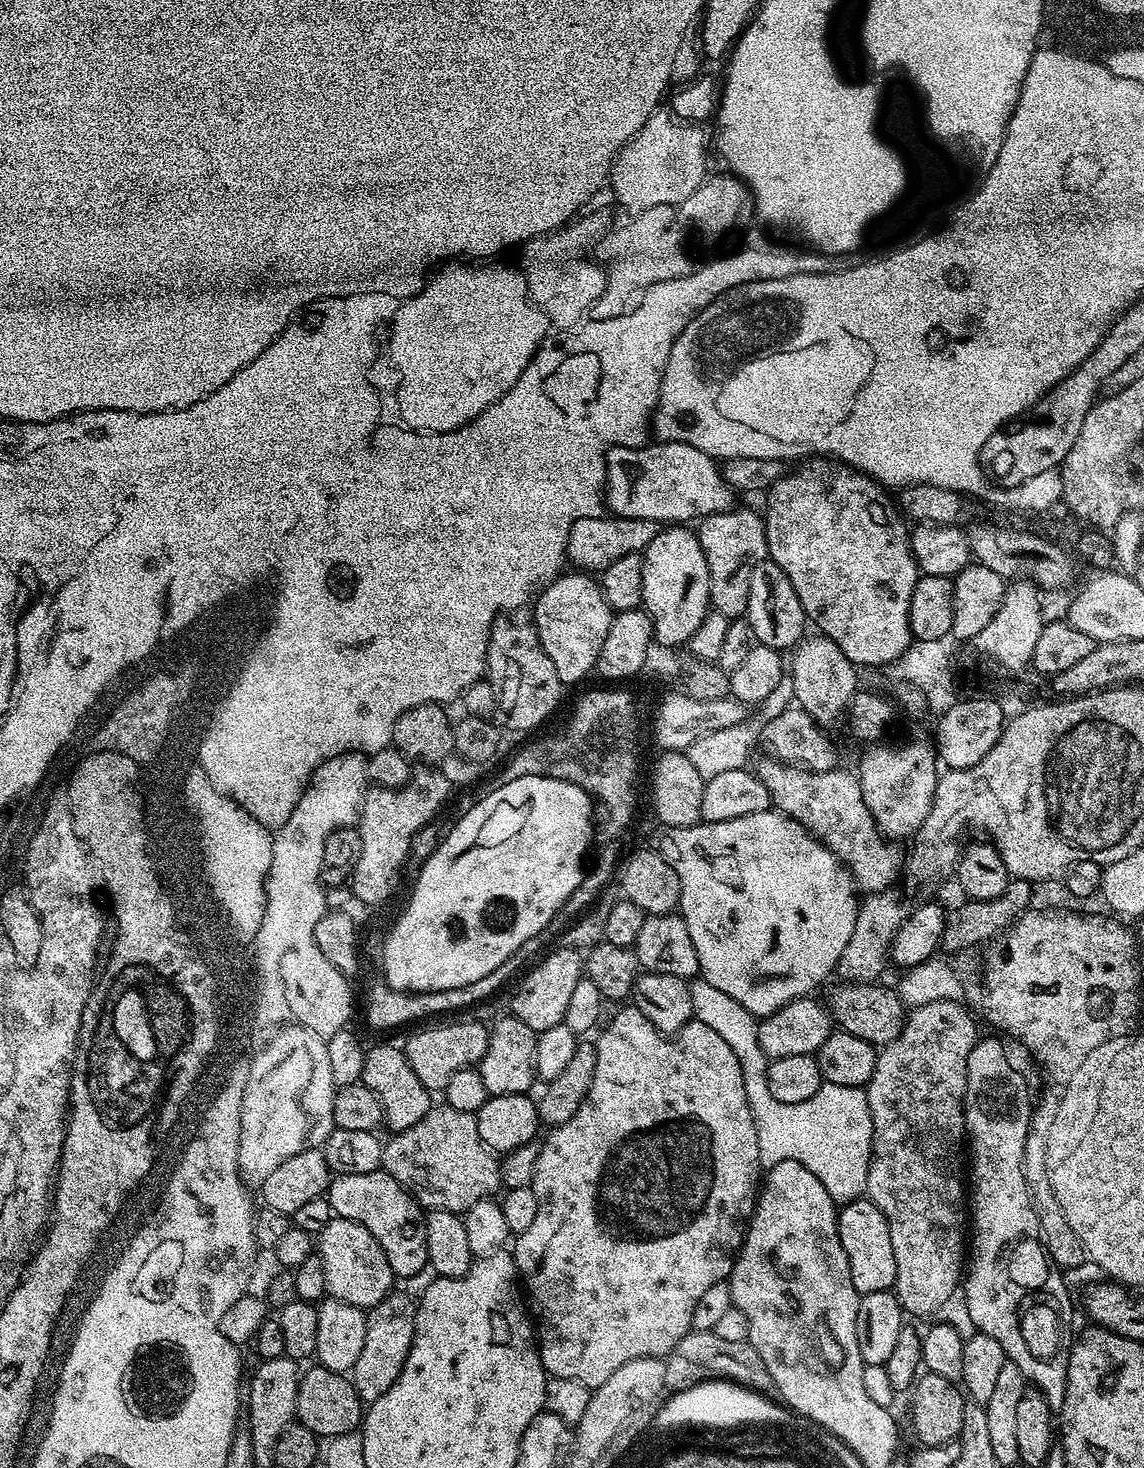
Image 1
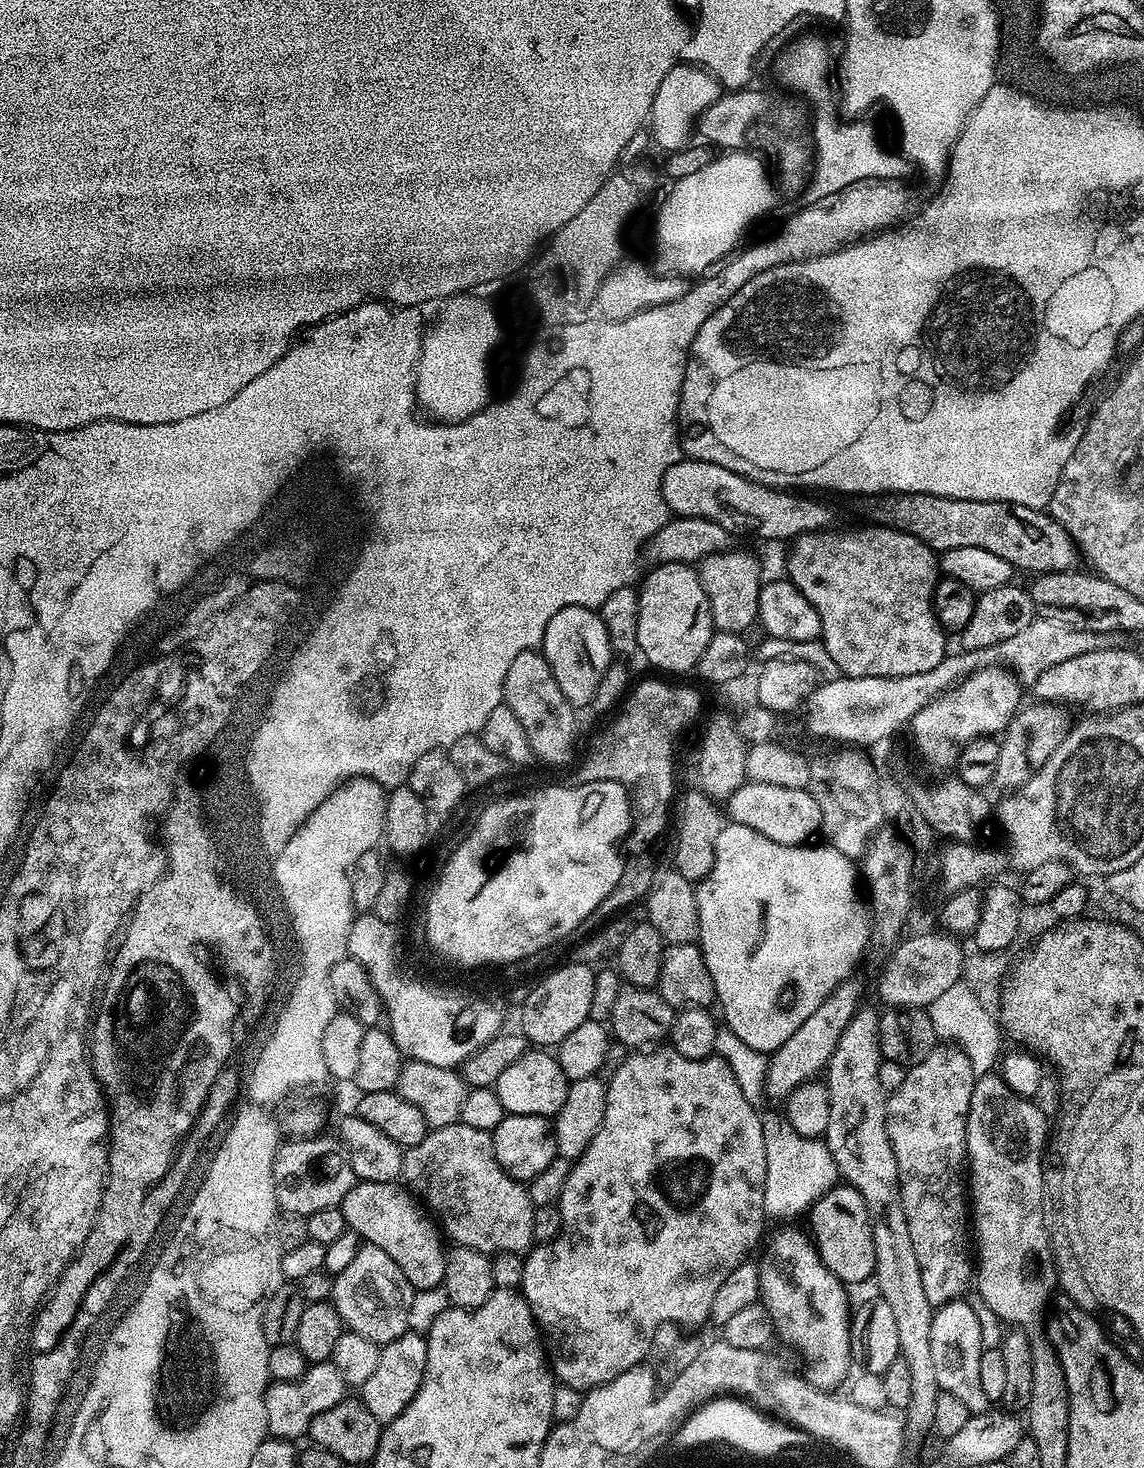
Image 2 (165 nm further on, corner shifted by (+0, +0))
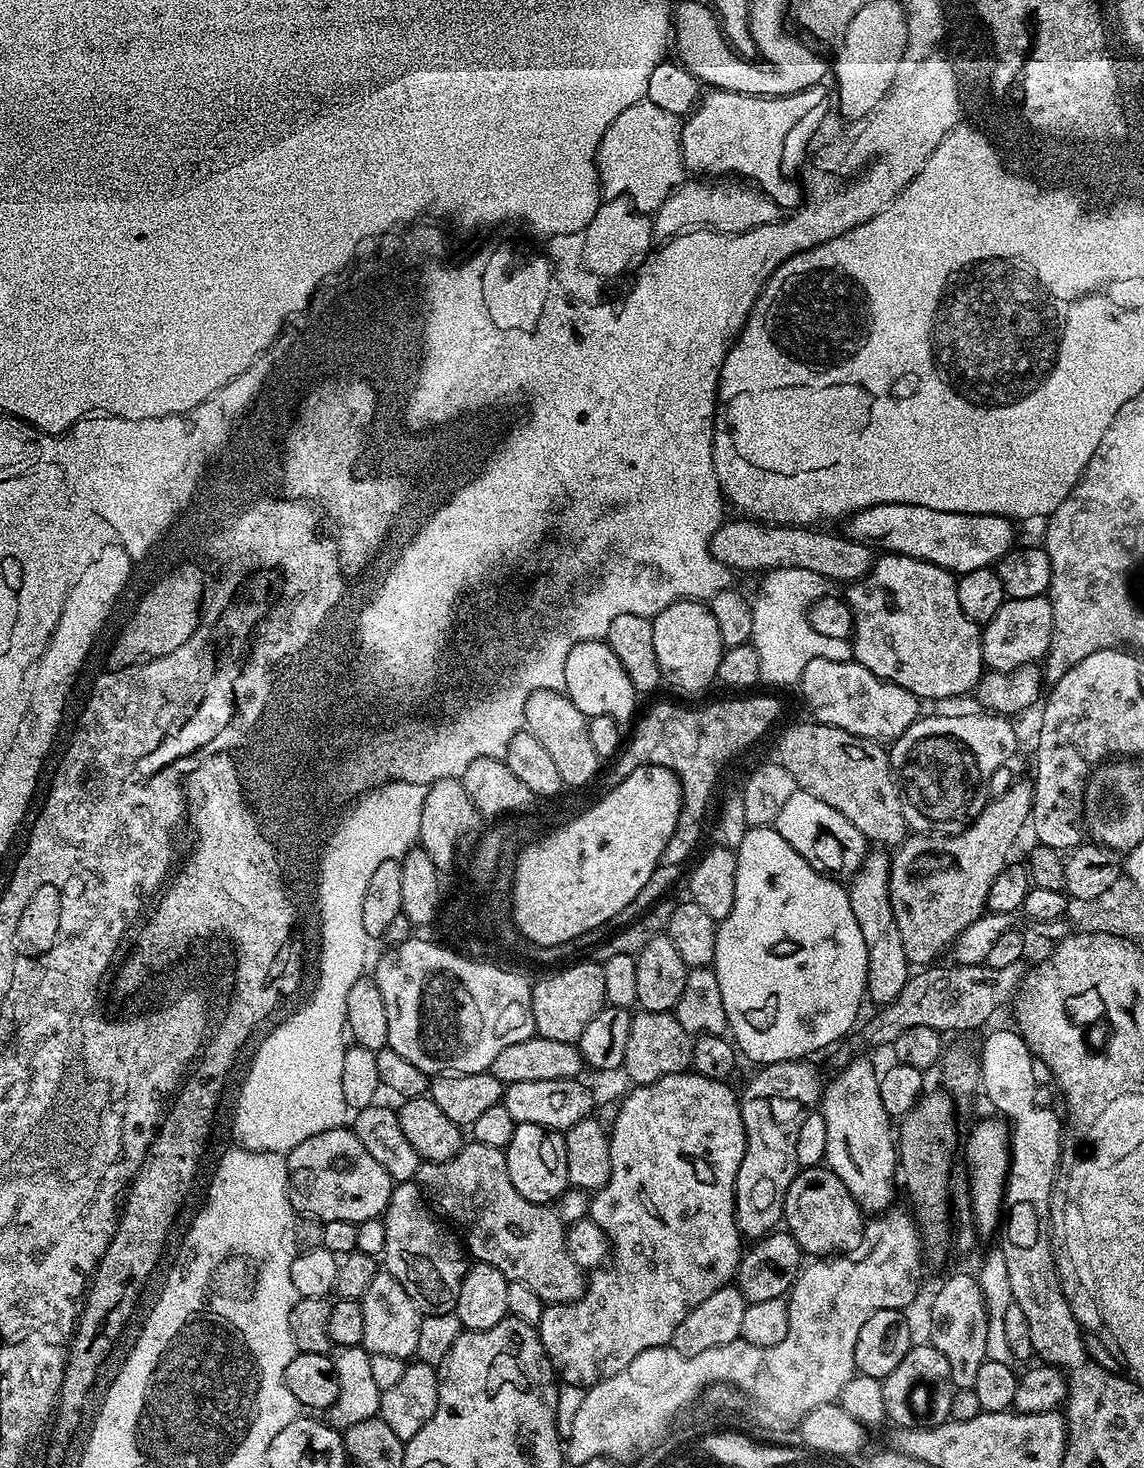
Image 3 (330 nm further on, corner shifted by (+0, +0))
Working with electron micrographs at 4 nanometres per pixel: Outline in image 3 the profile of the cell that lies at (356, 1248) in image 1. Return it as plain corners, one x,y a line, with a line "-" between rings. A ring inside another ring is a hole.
383,1270
377,1271
359,1301
362,1306
362,1347
365,1350
372,1356
390,1354
390,1358
402,1361
416,1356
422,1313
410,1294
402,1290
402,1282
398,1282
398,1278

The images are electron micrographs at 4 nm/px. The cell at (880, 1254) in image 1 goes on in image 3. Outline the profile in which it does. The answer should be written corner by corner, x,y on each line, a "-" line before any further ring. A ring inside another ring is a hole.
827,1166
815,1168
801,1168
797,1172
794,1182
790,1182
790,1190
786,1190
786,1202
784,1203
783,1227
798,1242
801,1253
812,1258
831,1258
841,1252
854,1250
864,1233
866,1223
865,1213
856,1205
856,1199
846,1190
842,1178
834,1174

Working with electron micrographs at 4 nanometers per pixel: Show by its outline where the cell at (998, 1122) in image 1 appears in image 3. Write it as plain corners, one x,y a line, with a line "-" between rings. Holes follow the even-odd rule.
1003,1119
984,1120
972,1128
972,1133
967,1133
966,1148
968,1144
968,1192
970,1197
970,1211
972,1214
972,1227
976,1230
977,1237
984,1238
992,1231
999,1229
1002,1224
1002,1213
1005,1211
1004,1188
1008,1185
1009,1165
1012,1162
1010,1151
1010,1128

